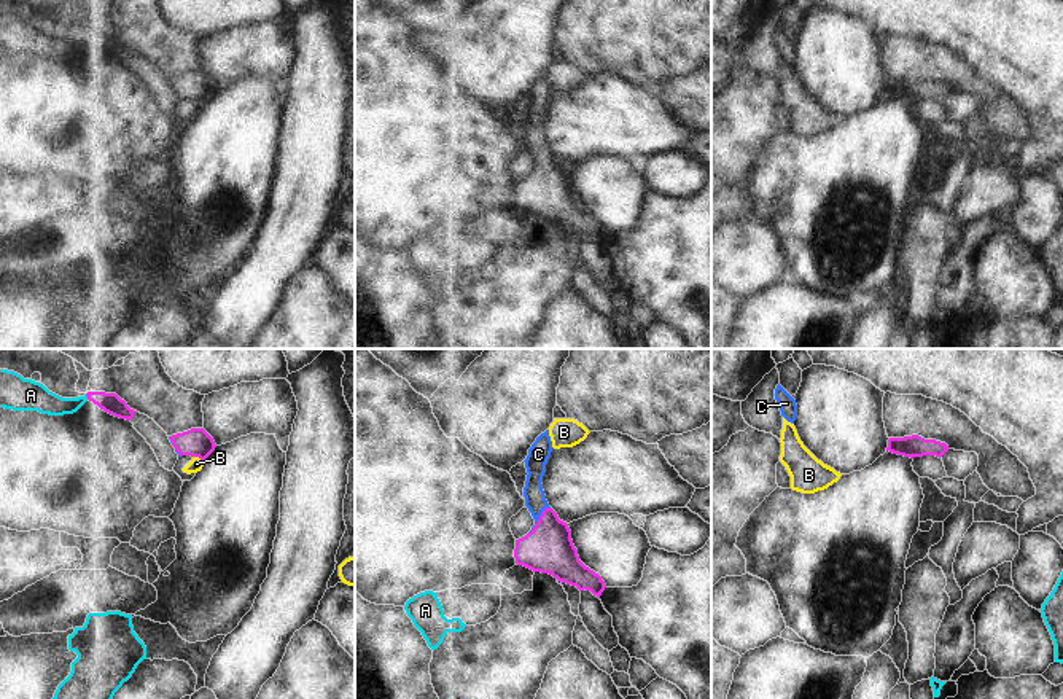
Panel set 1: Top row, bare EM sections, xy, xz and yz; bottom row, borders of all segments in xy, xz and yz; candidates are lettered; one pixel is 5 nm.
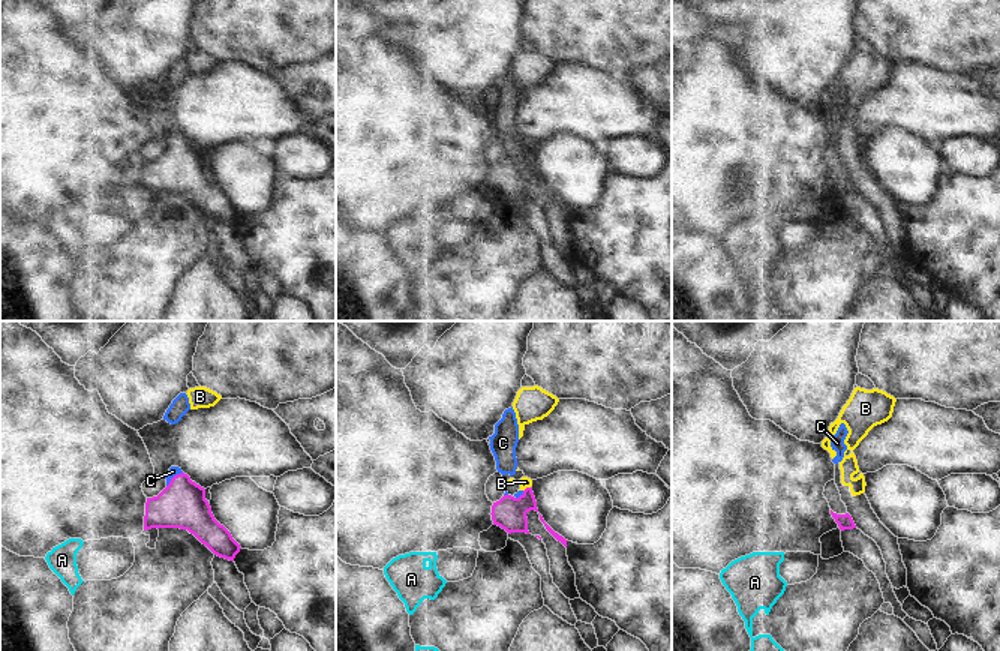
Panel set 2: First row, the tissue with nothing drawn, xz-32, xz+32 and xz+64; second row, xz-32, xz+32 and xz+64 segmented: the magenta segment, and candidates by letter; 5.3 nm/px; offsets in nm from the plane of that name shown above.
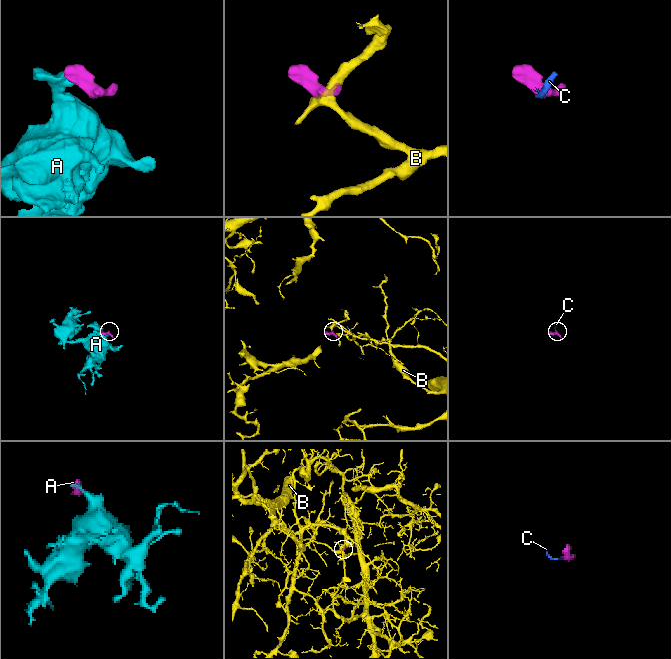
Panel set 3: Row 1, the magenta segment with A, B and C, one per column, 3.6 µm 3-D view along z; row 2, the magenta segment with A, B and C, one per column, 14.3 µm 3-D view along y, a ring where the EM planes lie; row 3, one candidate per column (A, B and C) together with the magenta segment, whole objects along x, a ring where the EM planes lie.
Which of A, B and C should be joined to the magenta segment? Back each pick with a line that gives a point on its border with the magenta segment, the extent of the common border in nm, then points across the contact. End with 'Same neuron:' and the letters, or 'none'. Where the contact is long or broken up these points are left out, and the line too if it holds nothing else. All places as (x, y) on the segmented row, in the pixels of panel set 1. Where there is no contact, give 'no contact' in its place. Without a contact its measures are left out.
C: meets magenta in xz at (538, 519); contact 170 nm long; runs through xz (548, 548), (548, 529), (538, 519), (535, 500)
Same neuron: C

